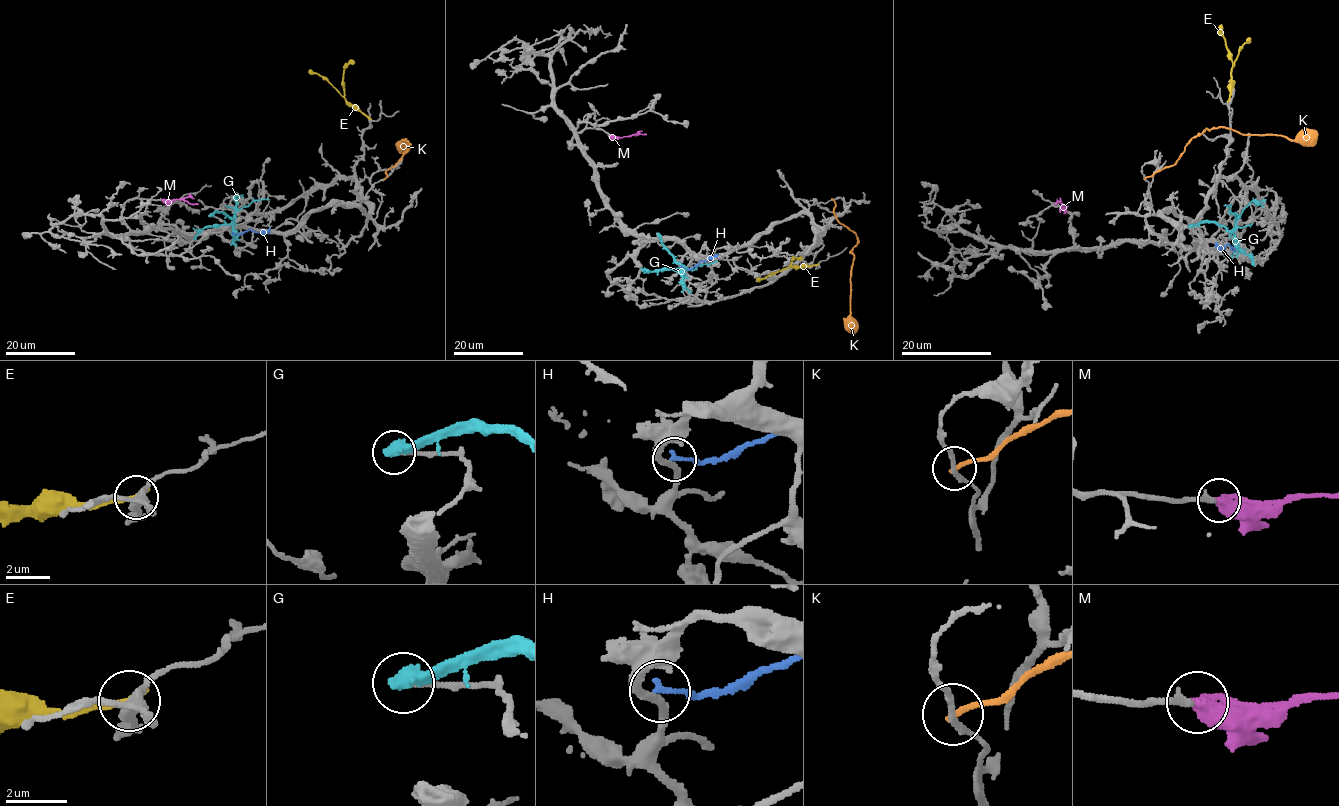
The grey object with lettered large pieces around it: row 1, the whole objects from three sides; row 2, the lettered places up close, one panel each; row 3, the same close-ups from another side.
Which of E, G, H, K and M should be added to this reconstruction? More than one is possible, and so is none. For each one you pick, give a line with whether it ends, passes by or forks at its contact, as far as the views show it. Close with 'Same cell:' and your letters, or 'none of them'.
M: it ends
Same cell: M

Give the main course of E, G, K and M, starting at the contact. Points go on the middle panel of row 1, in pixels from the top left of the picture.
E: (817, 264), (782, 269), (757, 281)
G: (658, 235), (663, 247), (683, 269), (694, 269), (718, 261)
K: (832, 199), (834, 215), (856, 235), (858, 243), (851, 251), (854, 260), (847, 328), (852, 333)
M: (611, 135), (646, 135)

